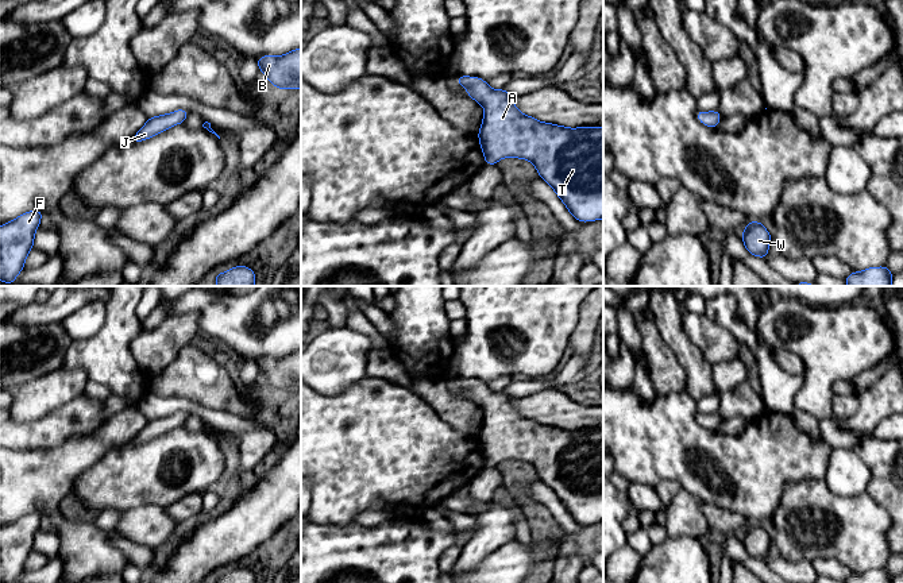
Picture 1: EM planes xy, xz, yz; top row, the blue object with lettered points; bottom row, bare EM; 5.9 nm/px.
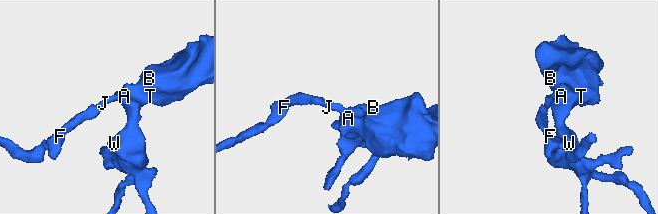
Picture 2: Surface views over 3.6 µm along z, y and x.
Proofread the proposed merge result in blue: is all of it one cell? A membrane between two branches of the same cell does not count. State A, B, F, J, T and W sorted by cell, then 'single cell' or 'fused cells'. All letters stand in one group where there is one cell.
A B F J T W; single cell

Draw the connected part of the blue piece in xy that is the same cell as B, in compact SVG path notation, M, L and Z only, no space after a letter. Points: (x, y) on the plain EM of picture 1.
M301 351L279 359L262 358L256 366L278 391L301 391Z

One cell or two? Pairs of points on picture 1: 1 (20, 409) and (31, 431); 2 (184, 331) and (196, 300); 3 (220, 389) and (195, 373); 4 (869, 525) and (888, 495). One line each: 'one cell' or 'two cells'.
1: two cells
2: two cells
3: one cell
4: two cells

